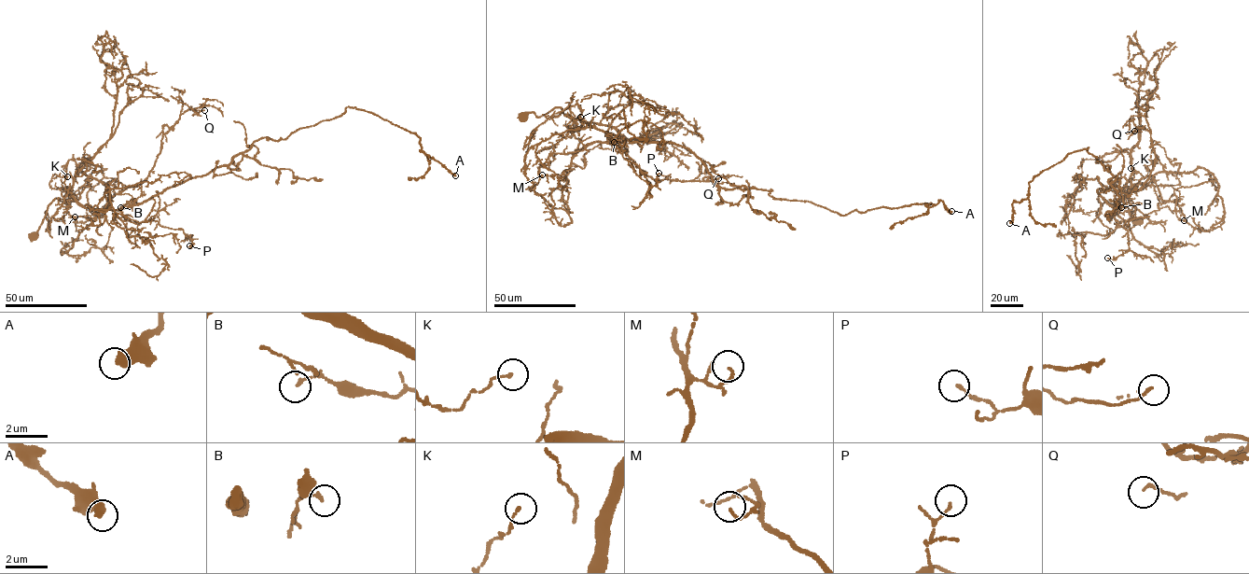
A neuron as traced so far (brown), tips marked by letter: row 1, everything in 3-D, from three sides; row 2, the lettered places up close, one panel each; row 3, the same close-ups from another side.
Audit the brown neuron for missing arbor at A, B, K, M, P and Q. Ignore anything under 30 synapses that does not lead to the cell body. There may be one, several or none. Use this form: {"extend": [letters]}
{"extend": []}

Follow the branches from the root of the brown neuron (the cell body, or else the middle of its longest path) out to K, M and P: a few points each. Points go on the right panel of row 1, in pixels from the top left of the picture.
K: (1137, 220), (1128, 187), (1121, 196), (1113, 185), (1132, 179), (1131, 168)
M: (1137, 220), (1128, 187), (1122, 196), (1113, 186), (1123, 177), (1117, 204), (1152, 176), (1184, 220)
P: (1137, 220), (1128, 187), (1122, 196), (1113, 186), (1123, 177), (1114, 215), (1130, 250), (1107, 258)

